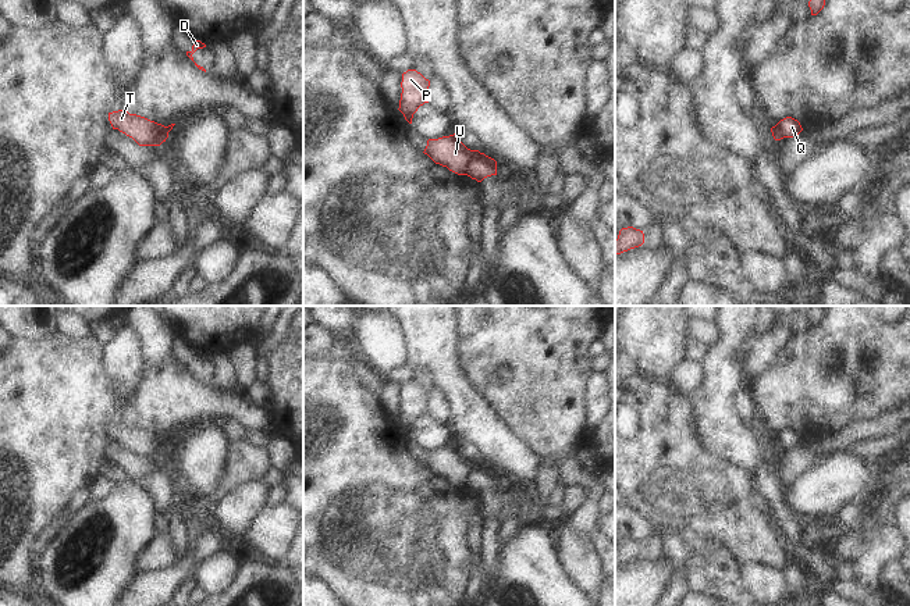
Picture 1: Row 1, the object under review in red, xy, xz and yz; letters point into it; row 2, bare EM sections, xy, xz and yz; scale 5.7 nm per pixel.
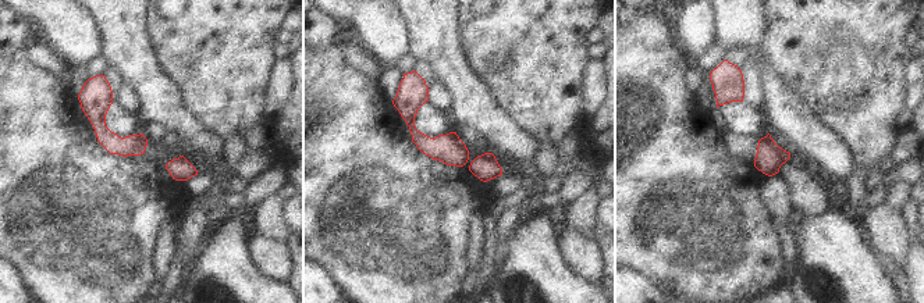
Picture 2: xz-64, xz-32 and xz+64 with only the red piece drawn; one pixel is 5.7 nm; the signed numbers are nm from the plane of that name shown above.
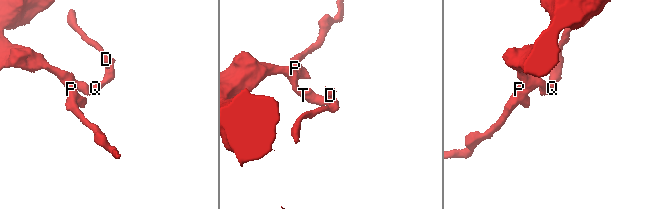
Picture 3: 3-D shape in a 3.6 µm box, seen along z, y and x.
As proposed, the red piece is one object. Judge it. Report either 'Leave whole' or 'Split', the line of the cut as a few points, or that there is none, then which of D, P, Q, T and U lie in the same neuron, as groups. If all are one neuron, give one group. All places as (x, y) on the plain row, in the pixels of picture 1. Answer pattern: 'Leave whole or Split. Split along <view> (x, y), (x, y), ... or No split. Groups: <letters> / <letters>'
Split. Split along xz (479, 463), (468, 477), (466, 485). Groups: D Q / P T U.

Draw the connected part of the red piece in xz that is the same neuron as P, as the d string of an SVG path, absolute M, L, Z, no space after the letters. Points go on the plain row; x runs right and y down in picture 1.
M408 381L402 385L402 404L398 421L409 435L412 435L413 425L417 420L429 414L429 398L430 392L416 381Z

